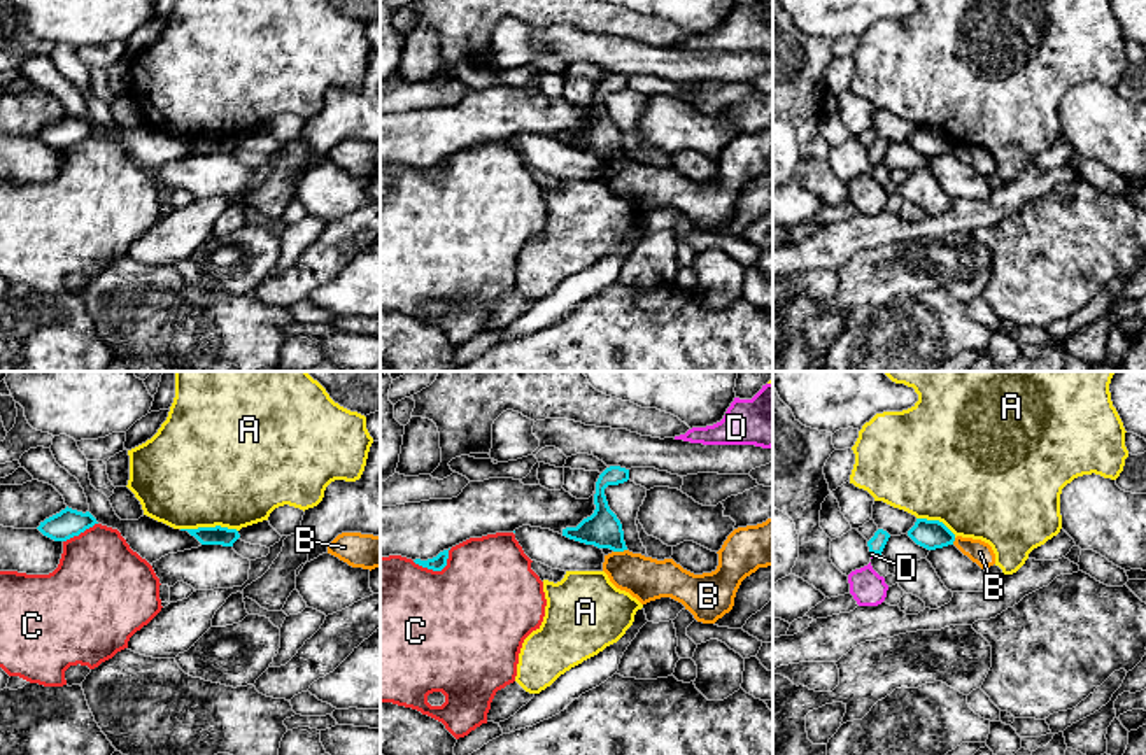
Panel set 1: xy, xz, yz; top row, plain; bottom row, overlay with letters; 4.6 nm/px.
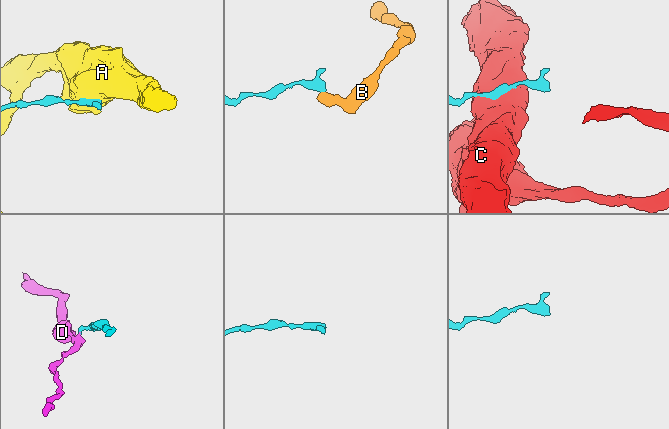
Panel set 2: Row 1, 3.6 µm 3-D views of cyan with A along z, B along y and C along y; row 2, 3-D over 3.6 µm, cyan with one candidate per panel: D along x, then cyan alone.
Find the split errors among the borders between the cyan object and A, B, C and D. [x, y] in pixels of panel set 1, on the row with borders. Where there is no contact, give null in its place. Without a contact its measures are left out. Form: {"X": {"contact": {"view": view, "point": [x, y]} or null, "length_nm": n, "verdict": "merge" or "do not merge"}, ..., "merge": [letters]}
{"A": {"contact": {"view": "xy", "point": [209, 528]}, "length_nm": 260, "verdict": "do not merge"}, "B": {"contact": {"view": "xz", "point": [619, 550]}, "length_nm": 70, "verdict": "do not merge"}, "C": {"contact": {"view": "xz", "point": [437, 570]}, "length_nm": 190, "verdict": "do not merge"}, "D": {"contact": {"view": "yz", "point": [877, 552]}, "length_nm": 50, "verdict": "merge"}, "merge": ["D"]}

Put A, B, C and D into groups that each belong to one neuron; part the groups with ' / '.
A / B / C / D

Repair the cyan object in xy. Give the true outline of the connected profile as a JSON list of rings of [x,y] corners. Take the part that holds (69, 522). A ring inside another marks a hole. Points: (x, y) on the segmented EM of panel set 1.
[[[67,506],[60,513],[40,522],[37,529],[54,541],[67,541],[95,524],[98,522],[89,512],[82,513]]]

